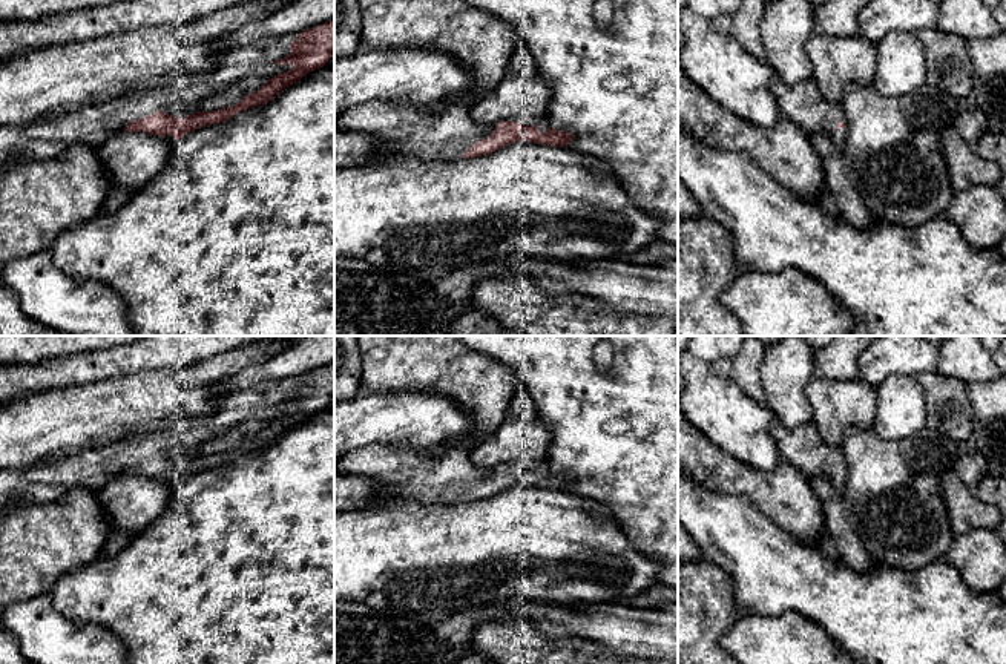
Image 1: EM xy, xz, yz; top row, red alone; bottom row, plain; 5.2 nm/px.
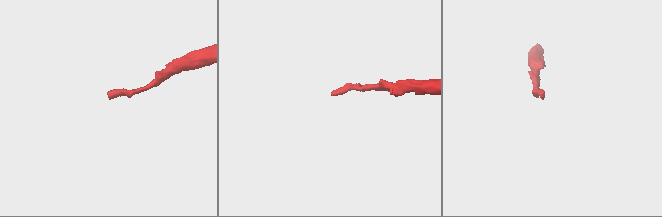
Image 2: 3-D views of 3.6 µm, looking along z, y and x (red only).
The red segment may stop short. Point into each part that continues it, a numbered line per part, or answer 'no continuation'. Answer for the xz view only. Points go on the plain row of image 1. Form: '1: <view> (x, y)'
1: xz (405, 473)

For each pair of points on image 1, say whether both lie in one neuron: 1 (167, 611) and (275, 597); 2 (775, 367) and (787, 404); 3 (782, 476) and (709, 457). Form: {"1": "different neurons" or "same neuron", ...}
{"1": "same neuron", "2": "same neuron", "3": "same neuron"}

